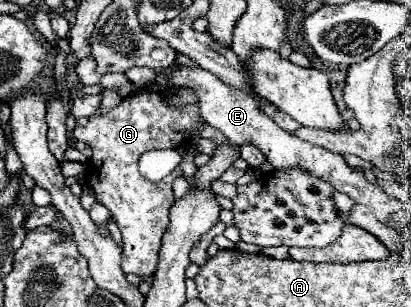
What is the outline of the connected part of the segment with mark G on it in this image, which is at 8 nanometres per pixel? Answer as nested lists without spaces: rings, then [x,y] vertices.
[[[138,90],[136,94],[130,94],[120,100],[110,112],[100,112],[96,110],[86,126],[76,126],[74,138],[80,142],[90,144],[92,148],[92,158],[88,162],[88,182],[90,188],[96,194],[96,202],[106,206],[112,216],[116,218],[116,224],[122,232],[122,270],[124,274],[136,274],[136,276],[152,276],[158,264],[158,250],[160,250],[160,240],[162,234],[168,226],[168,210],[174,202],[174,190],[166,182],[148,182],[146,178],[140,176],[138,172],[138,158],[142,152],[154,149],[177,149],[185,138],[185,144],[189,142],[192,132],[196,130],[198,122],[202,120],[200,114],[196,112],[196,104],[186,106],[184,110],[174,110],[168,106],[166,98],[158,92],[152,90]]]

